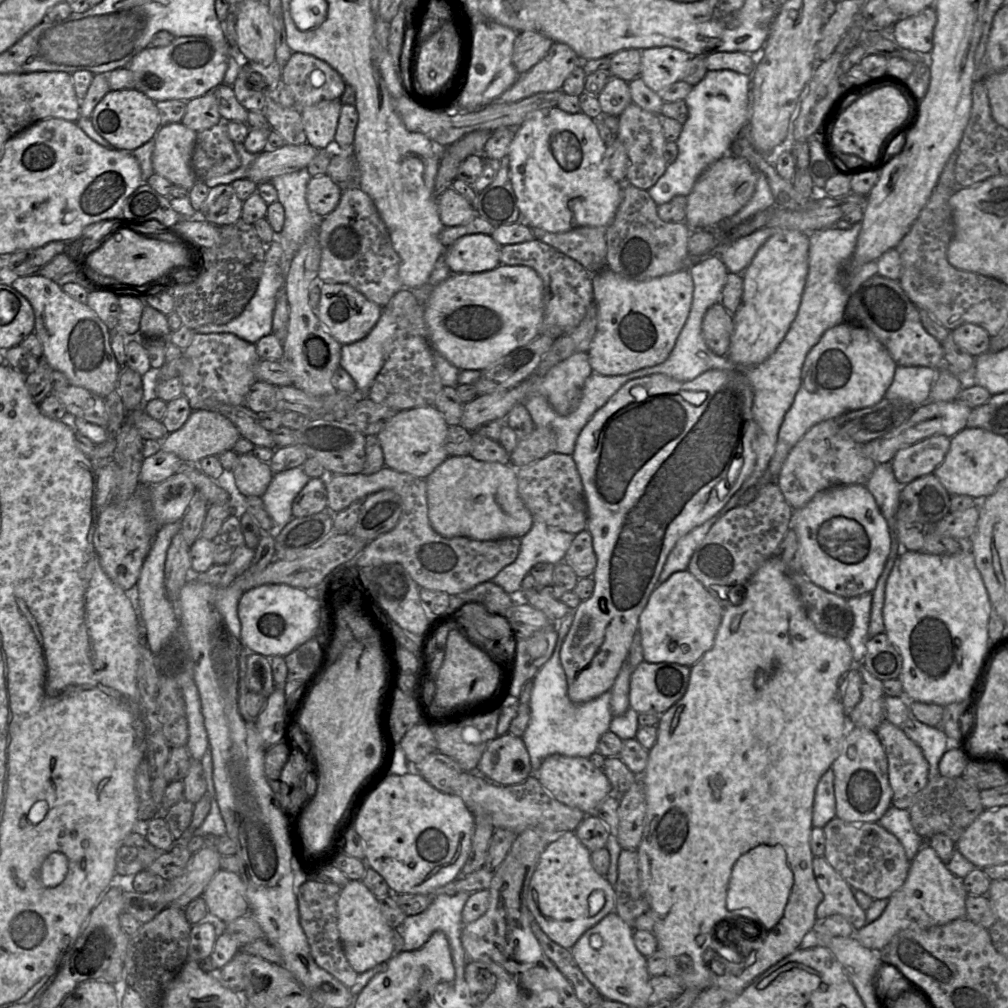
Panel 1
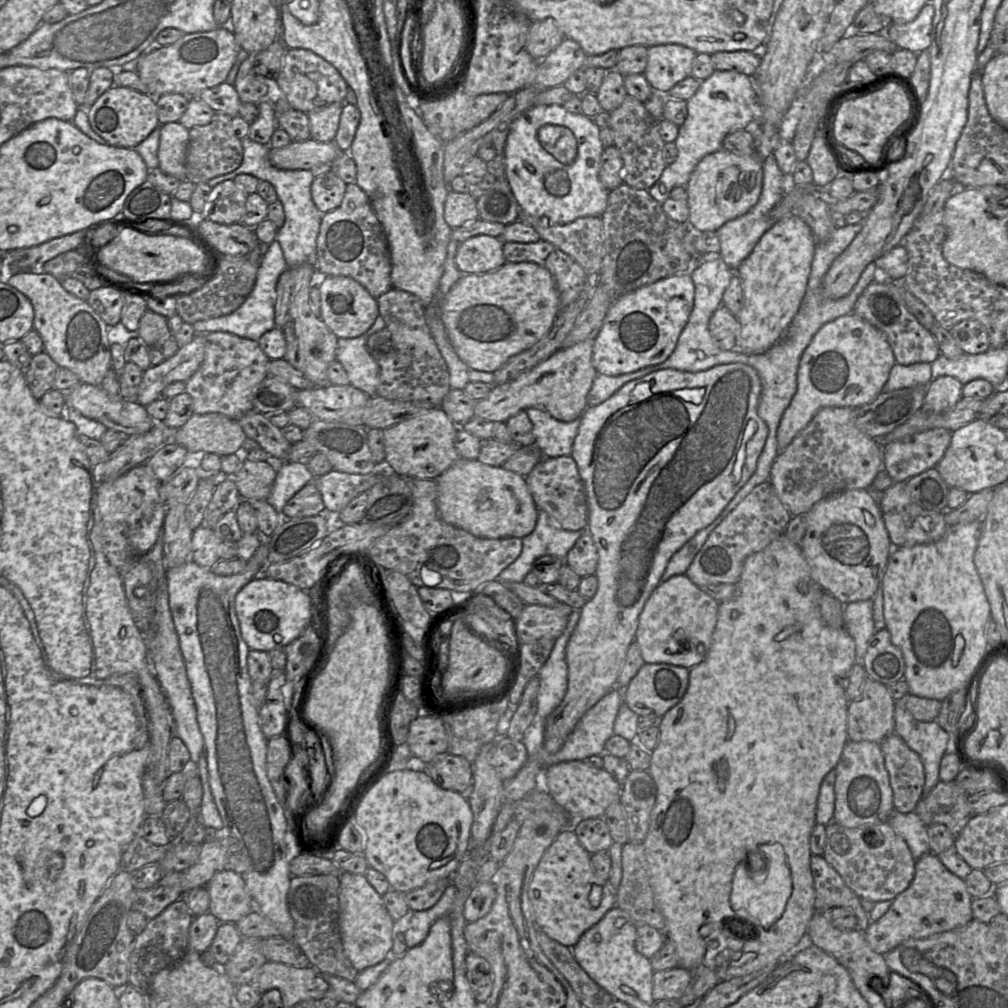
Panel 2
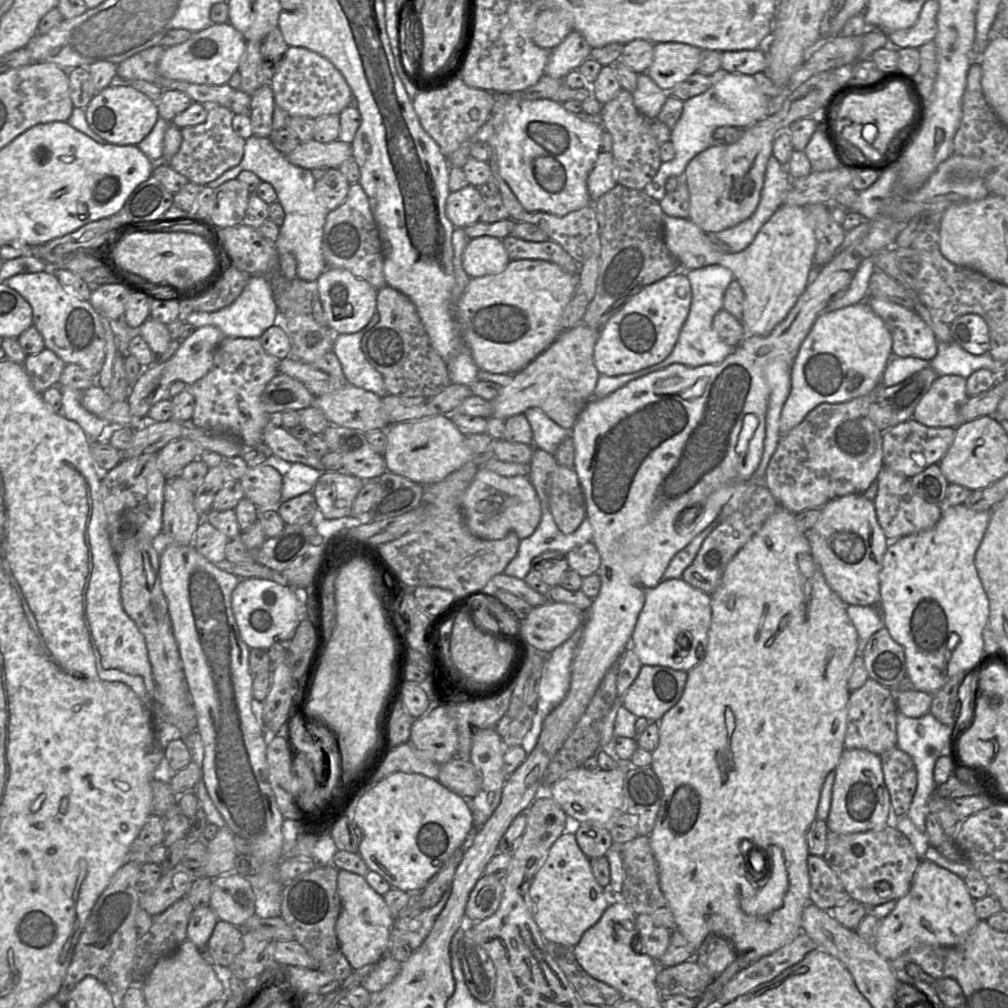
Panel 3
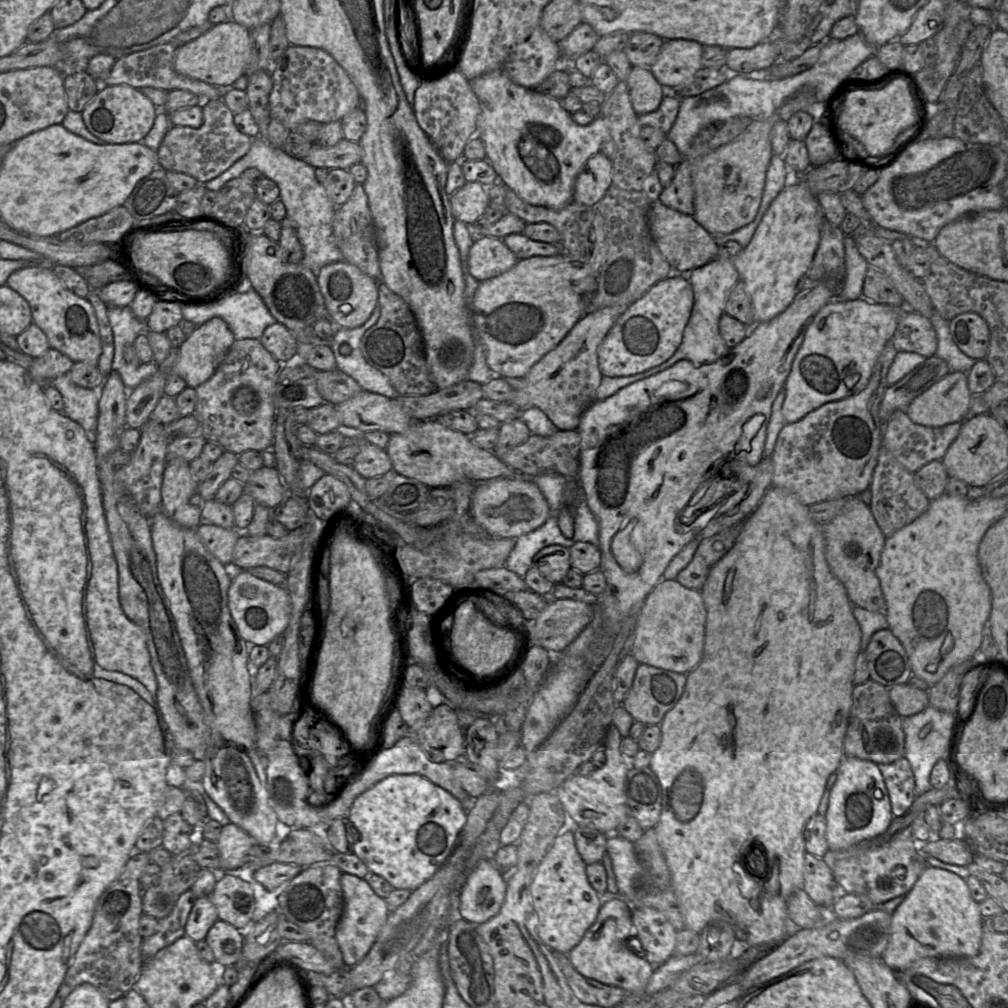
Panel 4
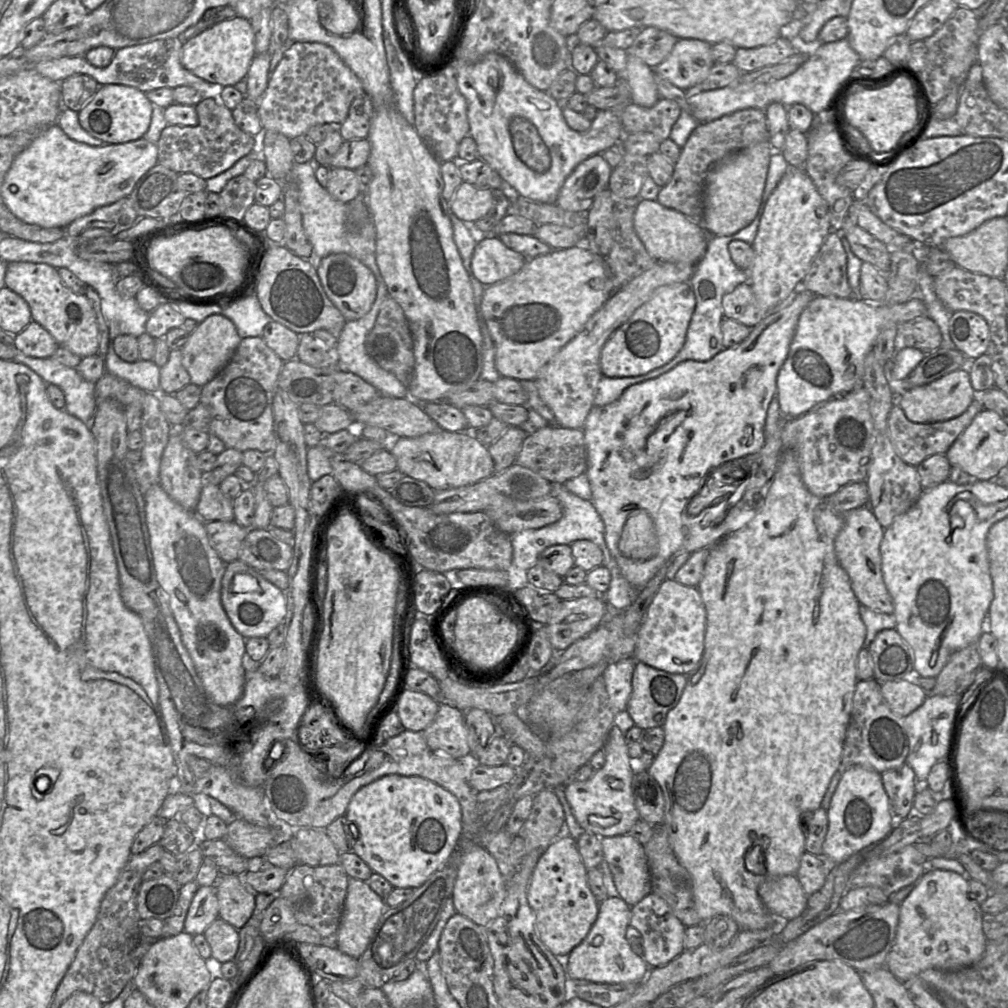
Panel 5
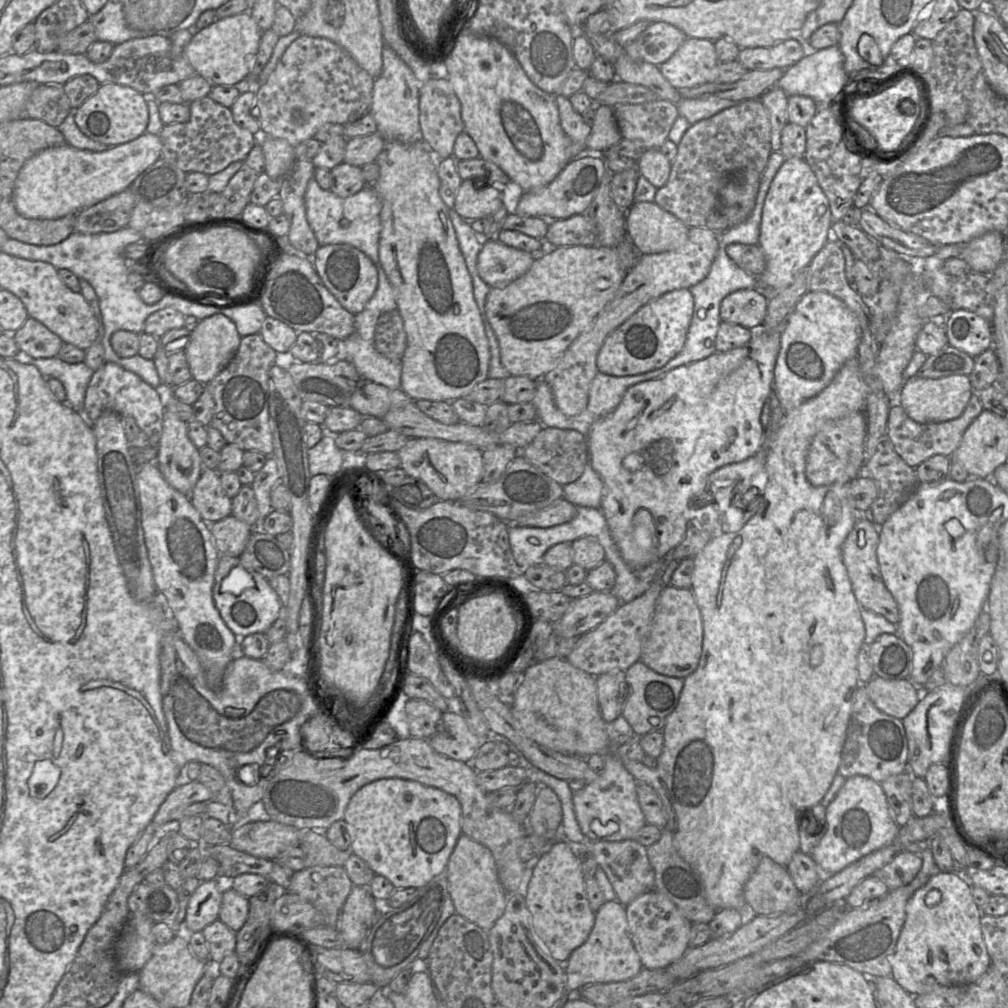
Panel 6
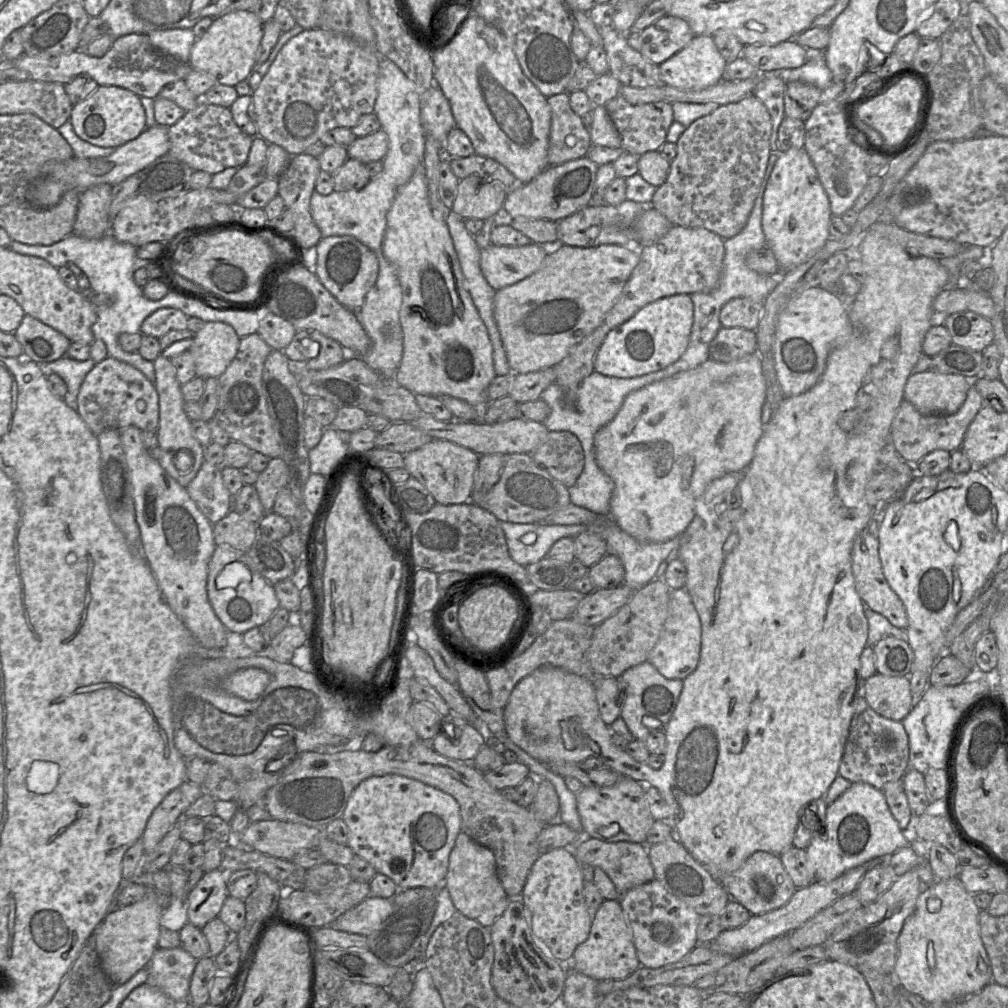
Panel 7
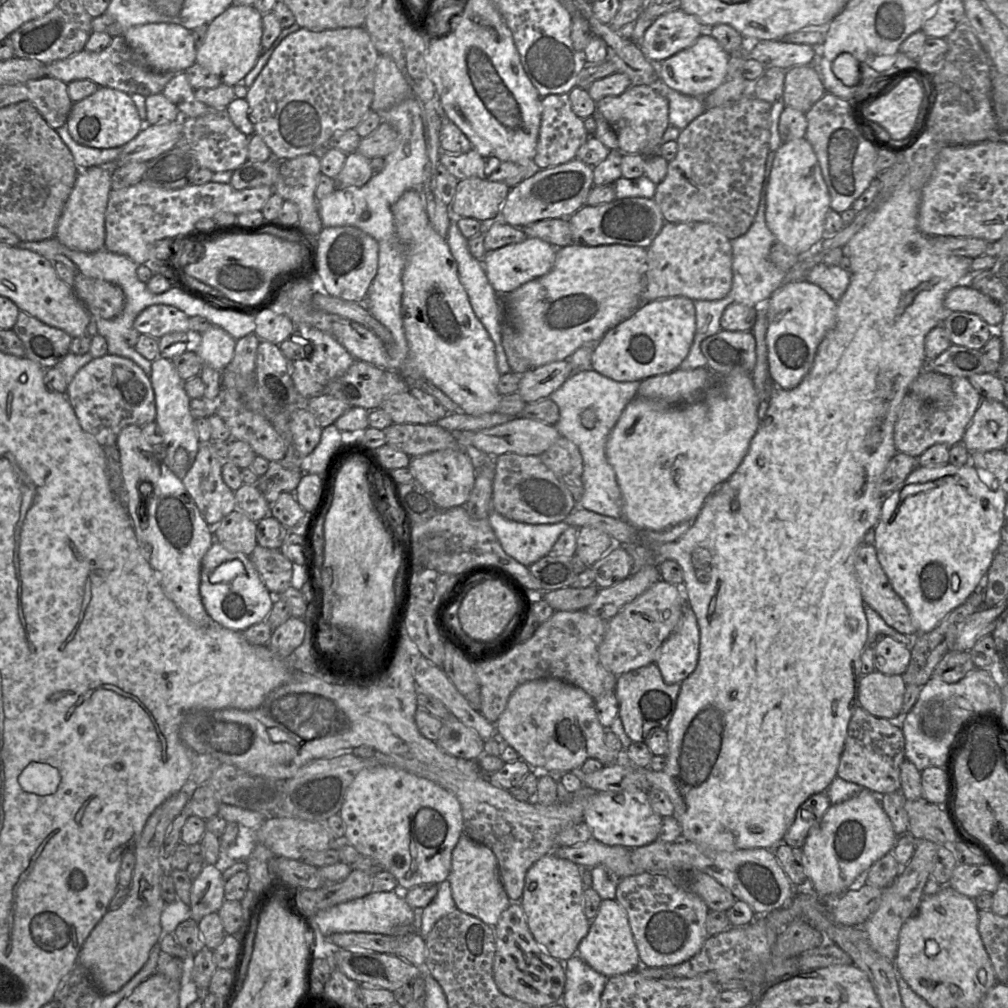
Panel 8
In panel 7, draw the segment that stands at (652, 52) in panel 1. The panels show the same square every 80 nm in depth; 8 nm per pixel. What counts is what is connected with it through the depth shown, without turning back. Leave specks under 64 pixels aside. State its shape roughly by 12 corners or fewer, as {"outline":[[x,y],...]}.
{"outline":[[700,35],[660,64],[667,86],[701,90],[727,64],[713,36]]}

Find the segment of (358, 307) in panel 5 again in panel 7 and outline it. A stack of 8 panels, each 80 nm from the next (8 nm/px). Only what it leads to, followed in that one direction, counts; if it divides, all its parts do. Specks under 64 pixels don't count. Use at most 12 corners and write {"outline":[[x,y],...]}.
{"outline":[[350,235],[323,237],[315,274],[349,310],[378,277],[376,254]]}

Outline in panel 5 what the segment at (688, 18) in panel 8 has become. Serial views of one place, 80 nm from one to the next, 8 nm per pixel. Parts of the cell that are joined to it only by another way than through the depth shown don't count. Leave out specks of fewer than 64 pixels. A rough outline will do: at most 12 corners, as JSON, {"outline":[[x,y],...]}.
{"outline":[[642,28],[626,50],[654,69],[678,38]]}

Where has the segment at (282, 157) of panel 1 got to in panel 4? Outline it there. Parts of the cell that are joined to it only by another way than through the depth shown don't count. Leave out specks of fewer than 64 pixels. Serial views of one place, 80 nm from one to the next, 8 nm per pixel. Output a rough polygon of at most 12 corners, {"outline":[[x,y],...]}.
{"outline":[[358,142],[313,144],[304,161],[314,168],[349,169],[361,162]]}

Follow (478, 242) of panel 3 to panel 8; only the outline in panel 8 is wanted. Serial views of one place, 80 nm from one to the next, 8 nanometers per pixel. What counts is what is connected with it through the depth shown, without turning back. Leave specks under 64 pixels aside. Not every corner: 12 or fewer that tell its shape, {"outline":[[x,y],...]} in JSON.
{"outline":[[526,237],[486,252],[493,289],[506,295],[548,273],[556,248]]}

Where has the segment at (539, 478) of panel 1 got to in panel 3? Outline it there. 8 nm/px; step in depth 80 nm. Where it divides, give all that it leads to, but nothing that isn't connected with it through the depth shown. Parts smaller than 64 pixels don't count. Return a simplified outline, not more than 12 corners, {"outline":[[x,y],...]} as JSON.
{"outline":[[573,467],[547,480],[553,519],[564,534],[586,518]]}

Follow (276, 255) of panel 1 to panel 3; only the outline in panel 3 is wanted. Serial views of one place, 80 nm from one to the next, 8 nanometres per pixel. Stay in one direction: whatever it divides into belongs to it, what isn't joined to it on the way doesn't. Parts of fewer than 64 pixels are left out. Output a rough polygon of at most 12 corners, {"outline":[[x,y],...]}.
{"outline":[[251,276],[232,304],[193,312],[195,329],[259,339],[279,323],[269,277]]}

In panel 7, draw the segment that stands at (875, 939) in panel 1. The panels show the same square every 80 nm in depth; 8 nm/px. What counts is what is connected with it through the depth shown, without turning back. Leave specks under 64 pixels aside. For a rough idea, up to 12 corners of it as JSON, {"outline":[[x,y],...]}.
{"outline":[[958,877],[919,894],[898,987],[926,1004],[993,981],[980,909]]}

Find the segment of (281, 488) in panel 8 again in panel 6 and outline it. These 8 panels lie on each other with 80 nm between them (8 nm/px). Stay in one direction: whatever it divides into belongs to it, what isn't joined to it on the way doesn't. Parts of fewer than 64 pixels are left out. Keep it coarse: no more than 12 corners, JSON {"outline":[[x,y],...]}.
{"outline":[[268,456],[250,485],[260,522],[273,511],[271,492],[279,482],[277,462]]}

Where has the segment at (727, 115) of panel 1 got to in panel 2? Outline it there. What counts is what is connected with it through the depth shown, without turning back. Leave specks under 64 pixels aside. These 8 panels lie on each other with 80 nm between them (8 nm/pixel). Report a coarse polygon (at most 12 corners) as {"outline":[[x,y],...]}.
{"outline":[[714,71],[686,101],[676,160],[647,191],[686,187],[726,135],[758,120],[752,78]]}

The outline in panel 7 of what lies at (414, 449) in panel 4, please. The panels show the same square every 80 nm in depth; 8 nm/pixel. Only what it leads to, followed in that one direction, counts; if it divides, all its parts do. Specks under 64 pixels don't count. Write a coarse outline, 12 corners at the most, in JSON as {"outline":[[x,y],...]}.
{"outline":[[433,439],[404,468],[442,505],[471,497],[479,455]]}

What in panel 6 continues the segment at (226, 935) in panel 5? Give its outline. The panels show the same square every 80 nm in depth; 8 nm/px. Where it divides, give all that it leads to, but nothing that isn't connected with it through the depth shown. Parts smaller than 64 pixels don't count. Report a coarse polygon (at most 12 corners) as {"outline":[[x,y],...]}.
{"outline":[[220,919],[202,931],[210,965],[235,951],[236,932]]}

